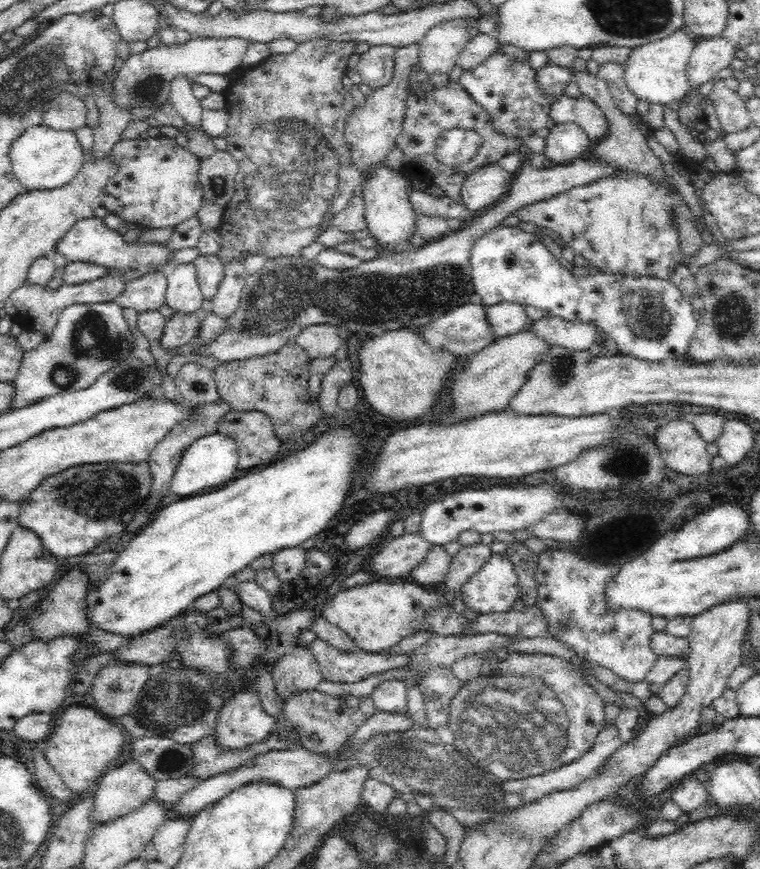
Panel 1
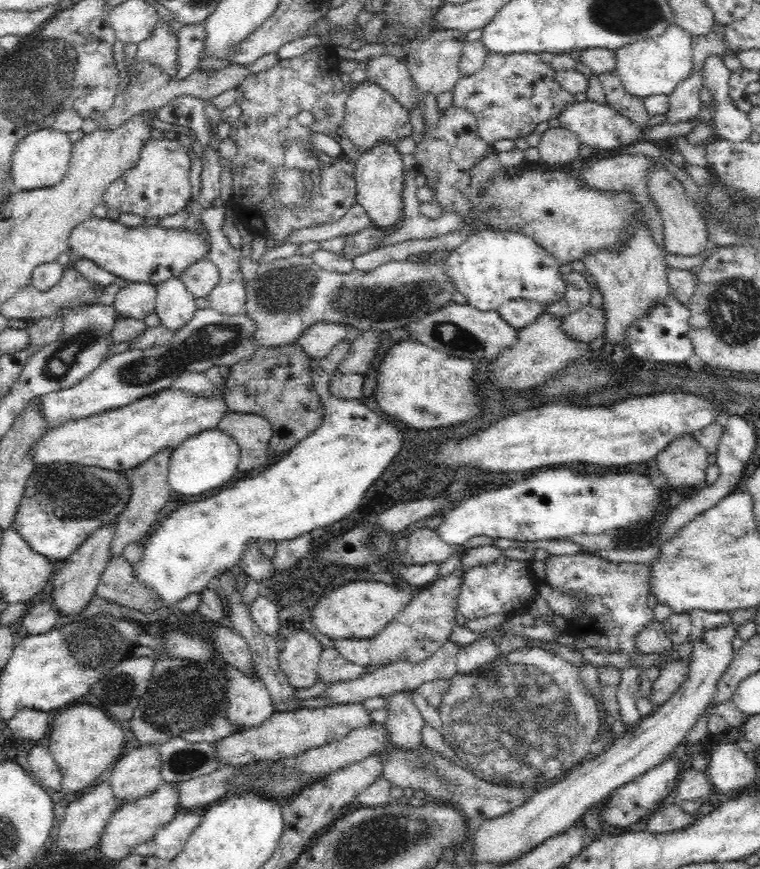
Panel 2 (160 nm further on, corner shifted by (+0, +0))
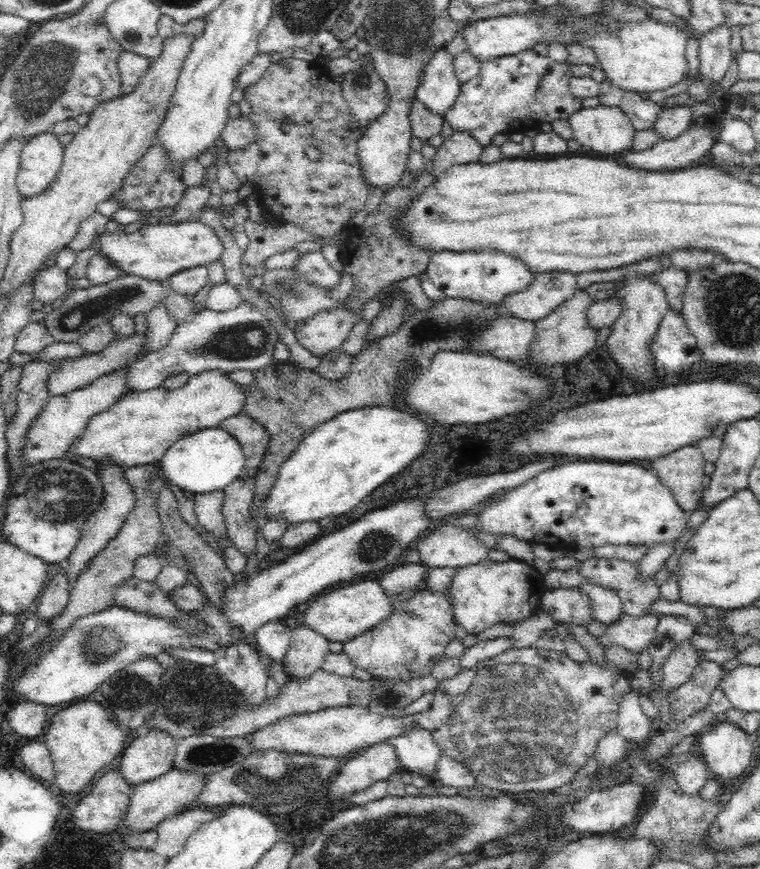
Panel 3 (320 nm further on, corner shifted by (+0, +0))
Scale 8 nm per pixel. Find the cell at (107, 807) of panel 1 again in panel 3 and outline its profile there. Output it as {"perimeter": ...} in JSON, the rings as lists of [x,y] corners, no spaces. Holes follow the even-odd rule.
{"perimeter":[[[142,729],[140,736],[132,740],[122,752],[119,772],[122,773],[122,776],[128,781],[128,784],[134,786],[166,774],[173,768],[178,742],[179,740],[177,738],[171,737],[170,734],[163,733],[162,730]]]}

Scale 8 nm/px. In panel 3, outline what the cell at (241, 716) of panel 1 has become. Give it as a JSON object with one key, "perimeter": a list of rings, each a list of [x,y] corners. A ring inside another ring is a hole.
{"perimeter":[[[242,640],[230,645],[224,652],[224,656],[217,659],[215,667],[226,676],[232,686],[242,694],[248,705],[258,705],[262,698],[266,697],[266,678],[268,678],[267,666],[263,664],[258,649],[252,644],[246,644]]]}

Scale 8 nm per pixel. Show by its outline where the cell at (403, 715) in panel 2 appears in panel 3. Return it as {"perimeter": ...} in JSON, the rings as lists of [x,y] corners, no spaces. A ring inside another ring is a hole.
{"perimeter":[[[412,730],[387,741],[396,749],[403,771],[435,782],[437,762],[444,755],[426,730]]]}

